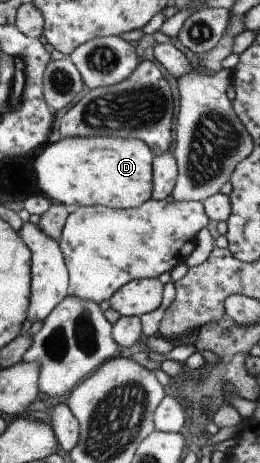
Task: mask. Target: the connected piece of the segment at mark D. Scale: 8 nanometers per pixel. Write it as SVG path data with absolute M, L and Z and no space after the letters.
M62 138L42 146L33 170L40 193L69 209L96 205L131 209L151 198L153 157L148 146L136 138Z

